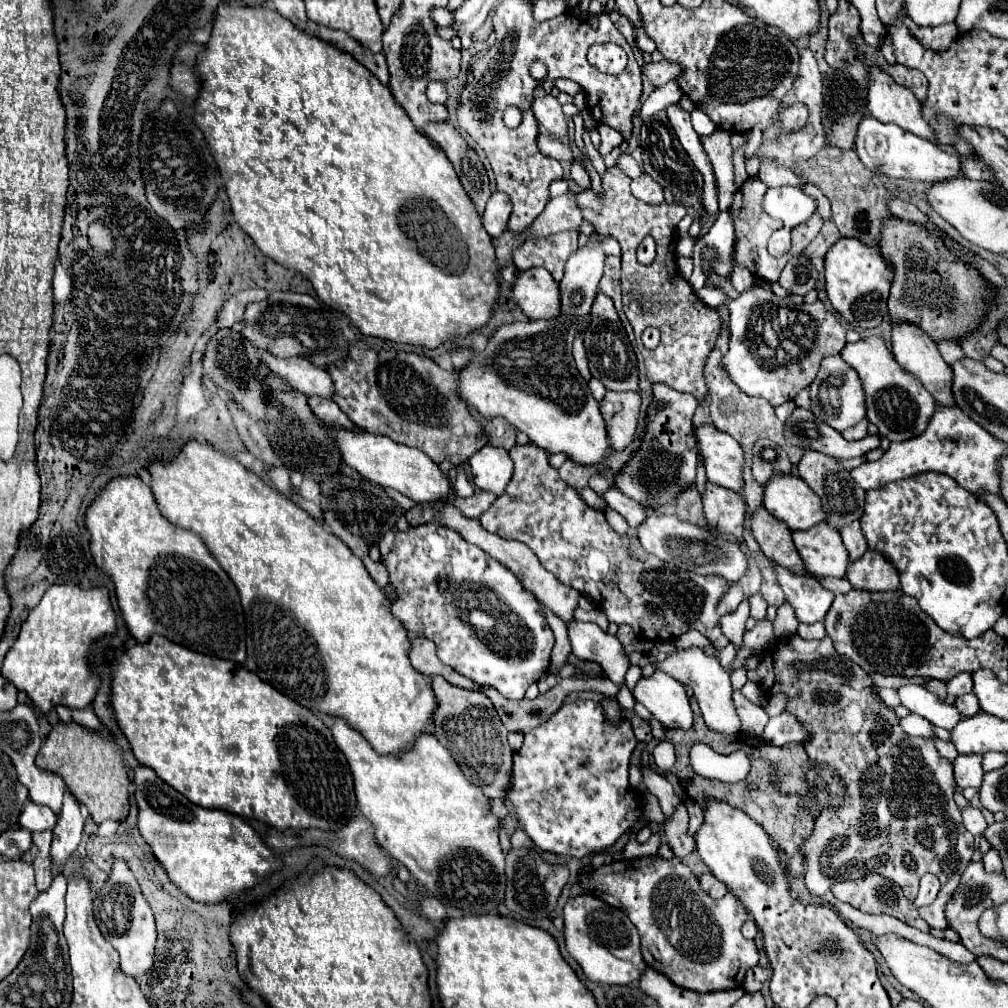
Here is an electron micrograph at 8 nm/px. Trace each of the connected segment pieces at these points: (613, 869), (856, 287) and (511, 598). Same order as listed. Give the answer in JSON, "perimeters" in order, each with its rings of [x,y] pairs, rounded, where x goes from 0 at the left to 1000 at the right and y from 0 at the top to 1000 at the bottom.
{"perimeters":[[[[650,848],[636,852],[618,852],[592,862],[578,860],[574,864],[572,876],[566,880],[566,890],[572,888],[590,888],[602,894],[606,900],[618,902],[634,924],[638,953],[650,963],[662,967],[674,979],[693,985],[729,981],[737,977],[739,965],[753,953],[749,934],[743,934],[735,928],[735,918],[743,912],[739,898],[735,898],[735,894],[727,886],[721,886],[717,892],[705,892],[695,882],[691,870],[684,864],[684,860],[678,858],[672,850],[658,852]]],[[[832,237],[818,253],[818,289],[828,309],[850,326],[870,324],[880,311],[884,269],[880,257],[850,237]]],[[[428,519],[428,521],[406,523],[404,529],[398,529],[398,527],[396,527],[396,529],[392,531],[390,547],[386,549],[386,553],[384,553],[380,559],[382,559],[382,563],[386,564],[388,580],[390,580],[392,586],[394,586],[394,594],[392,594],[390,600],[388,600],[388,608],[398,616],[398,620],[400,620],[406,628],[414,628],[414,630],[420,630],[420,632],[424,632],[426,636],[430,636],[432,642],[434,642],[436,654],[438,654],[441,660],[445,660],[447,664],[451,664],[453,668],[457,668],[457,670],[461,670],[461,672],[465,672],[465,674],[469,674],[469,676],[473,676],[473,678],[487,680],[487,682],[495,684],[495,688],[501,689],[503,693],[517,693],[517,691],[521,689],[523,682],[525,682],[527,678],[531,678],[531,676],[543,666],[545,654],[547,654],[547,644],[549,644],[549,640],[551,640],[551,632],[549,632],[549,628],[547,628],[543,616],[541,616],[539,610],[537,610],[537,604],[535,604],[535,600],[533,600],[531,590],[525,588],[525,586],[515,578],[515,574],[513,574],[501,561],[497,561],[495,557],[483,553],[481,547],[477,547],[475,543],[463,539],[463,537],[461,537],[455,529],[451,529],[449,525]]]]}

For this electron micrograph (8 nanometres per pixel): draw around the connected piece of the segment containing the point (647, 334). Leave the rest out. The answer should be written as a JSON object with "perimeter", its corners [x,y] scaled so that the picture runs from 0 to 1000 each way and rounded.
{"perimeter":[[[642,324],[640,328],[638,328],[638,342],[642,344],[642,346],[650,346],[652,342],[654,342],[654,326],[650,326],[650,324]]]}

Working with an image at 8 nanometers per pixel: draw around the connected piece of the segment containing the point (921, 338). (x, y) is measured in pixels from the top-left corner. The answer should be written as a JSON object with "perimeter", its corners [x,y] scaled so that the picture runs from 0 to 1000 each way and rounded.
{"perimeter":[[[884,318],[884,348],[886,348],[888,356],[890,356],[890,360],[898,368],[912,374],[912,378],[926,392],[928,398],[932,398],[938,404],[947,402],[945,392],[943,392],[943,372],[945,372],[943,364],[934,356],[928,338],[920,330],[916,330],[916,326],[912,322],[898,320],[898,318],[896,320],[894,318]]]}

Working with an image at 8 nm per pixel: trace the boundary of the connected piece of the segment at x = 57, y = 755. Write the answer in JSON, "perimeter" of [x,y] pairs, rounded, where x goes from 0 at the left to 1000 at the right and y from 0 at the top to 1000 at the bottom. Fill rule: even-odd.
{"perimeter":[[[57,717],[47,733],[43,735],[37,759],[43,765],[51,765],[55,769],[61,769],[66,783],[72,787],[72,791],[88,803],[88,809],[96,818],[102,814],[124,814],[128,807],[128,769],[120,751],[120,745],[110,735],[106,737],[100,729],[88,727],[86,723],[78,719],[64,719]]]}

